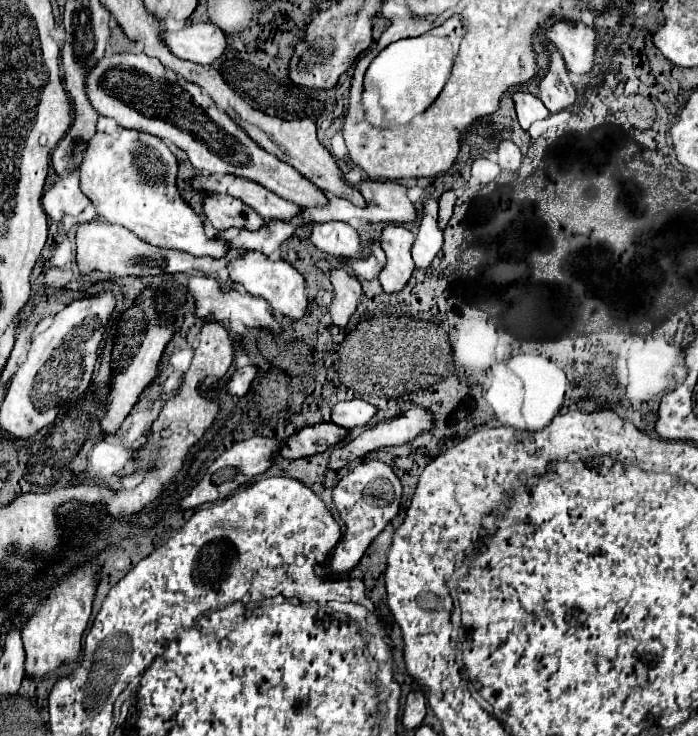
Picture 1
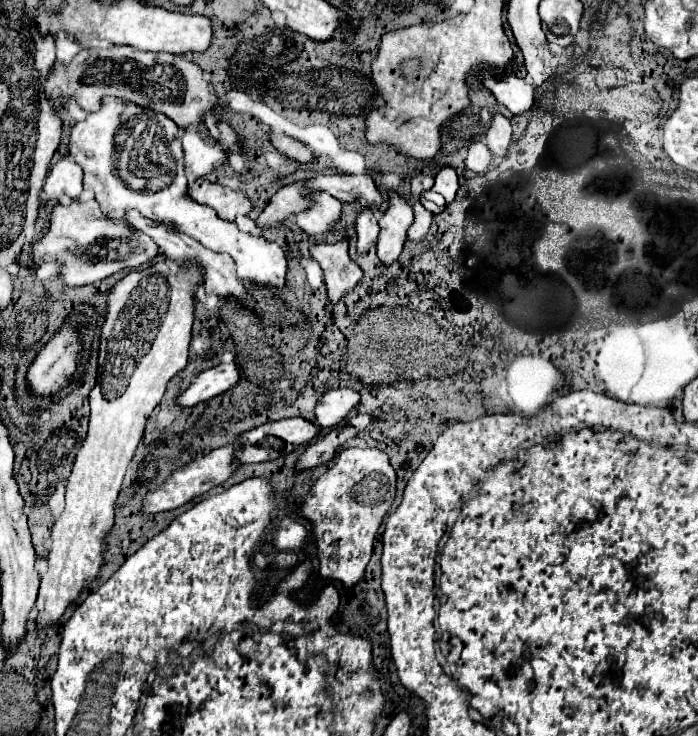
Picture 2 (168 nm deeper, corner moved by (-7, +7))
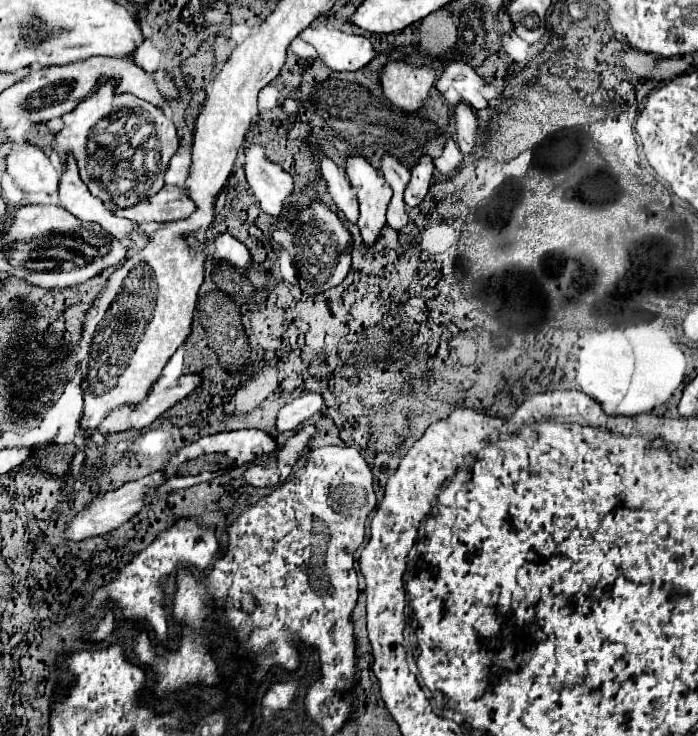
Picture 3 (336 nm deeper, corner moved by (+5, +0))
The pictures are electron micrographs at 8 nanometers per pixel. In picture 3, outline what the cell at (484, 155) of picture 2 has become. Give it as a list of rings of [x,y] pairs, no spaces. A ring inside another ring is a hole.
[[[450,138],[450,140],[446,142],[446,146],[444,146],[442,154],[440,154],[438,158],[434,158],[432,162],[434,162],[434,168],[436,168],[436,170],[440,170],[442,174],[450,174],[454,168],[458,168],[458,166],[460,166],[462,158],[464,158],[464,156],[460,154],[460,150],[458,150],[456,142]]]

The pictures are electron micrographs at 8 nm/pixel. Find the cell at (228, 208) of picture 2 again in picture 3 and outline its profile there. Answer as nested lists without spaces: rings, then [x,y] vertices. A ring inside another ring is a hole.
[[[164,186],[154,196],[140,200],[128,208],[116,208],[114,214],[132,222],[170,222],[186,218],[188,212],[196,210],[178,186]]]

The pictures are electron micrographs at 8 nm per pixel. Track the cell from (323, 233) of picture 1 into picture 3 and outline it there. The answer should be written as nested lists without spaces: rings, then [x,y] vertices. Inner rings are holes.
[[[258,144],[246,146],[242,150],[242,164],[246,182],[258,200],[260,208],[270,216],[280,216],[286,210],[288,194],[292,194],[292,178],[280,166],[270,162],[264,148]]]

